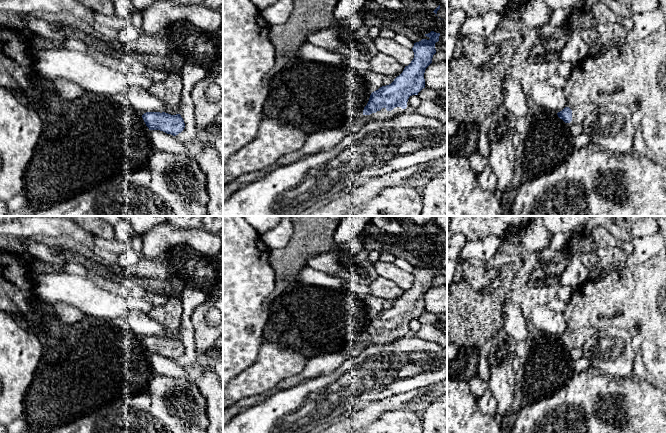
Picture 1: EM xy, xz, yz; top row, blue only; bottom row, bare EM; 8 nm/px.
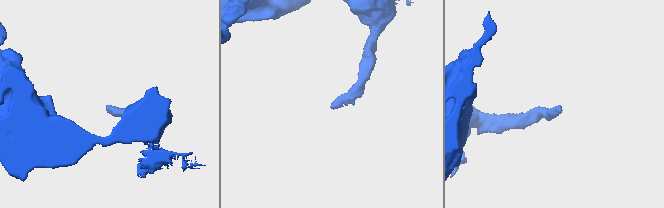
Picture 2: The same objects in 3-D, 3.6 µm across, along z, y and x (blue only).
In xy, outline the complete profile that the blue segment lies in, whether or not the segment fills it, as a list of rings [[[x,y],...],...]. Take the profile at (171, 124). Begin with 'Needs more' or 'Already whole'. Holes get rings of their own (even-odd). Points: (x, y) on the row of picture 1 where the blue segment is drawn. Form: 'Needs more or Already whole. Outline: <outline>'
Already whole. Outline: [[[146,112],[142,118],[149,130],[160,130],[173,136],[178,135],[185,128],[184,120],[180,114]]]

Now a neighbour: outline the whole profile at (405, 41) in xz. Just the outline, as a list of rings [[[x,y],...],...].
[[[396,34],[394,40],[397,41],[402,46],[407,47],[409,49],[412,49],[414,46],[414,41],[409,37],[405,36],[404,34]]]

